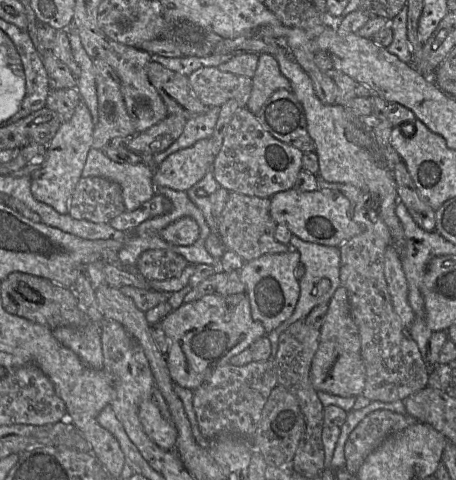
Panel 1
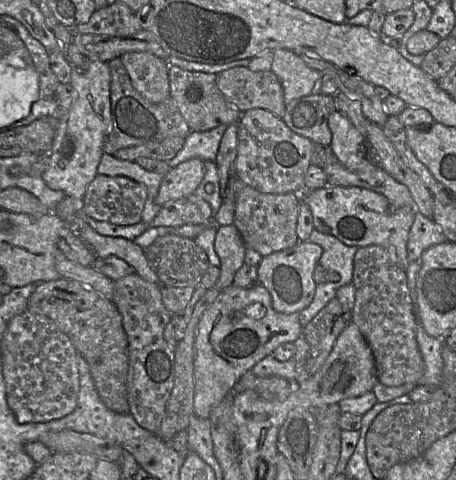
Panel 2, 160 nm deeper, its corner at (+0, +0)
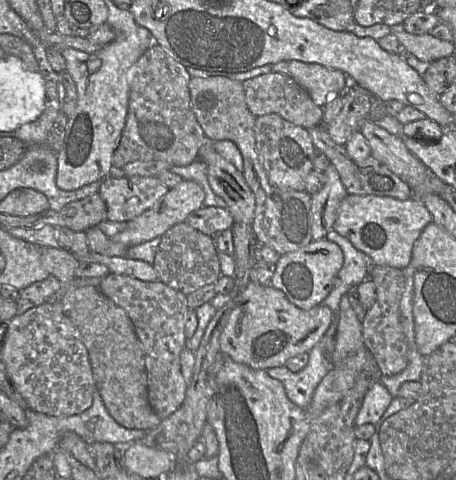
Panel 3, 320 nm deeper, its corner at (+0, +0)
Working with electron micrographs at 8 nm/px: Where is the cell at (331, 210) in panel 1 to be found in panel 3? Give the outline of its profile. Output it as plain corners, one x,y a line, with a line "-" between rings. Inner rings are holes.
348,194
339,206
333,231
347,238
368,257
371,264
405,269
411,261
415,241
430,223
431,213
414,196
399,200
385,196

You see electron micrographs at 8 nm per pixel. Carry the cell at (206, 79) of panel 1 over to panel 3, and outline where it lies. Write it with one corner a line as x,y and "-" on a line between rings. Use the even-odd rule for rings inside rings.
280,73
263,74
245,80
242,84
247,106
256,118
267,114
277,114
292,124
305,129
322,124
323,108
317,106
309,93
288,75

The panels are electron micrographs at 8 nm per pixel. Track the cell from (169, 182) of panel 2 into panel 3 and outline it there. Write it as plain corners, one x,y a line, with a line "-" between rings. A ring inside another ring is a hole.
183,179
179,184
170,188
150,209
128,221
123,231
110,238
112,241
119,242
129,248
161,237
170,227
185,222
190,213
203,207
204,198
204,190
198,183

